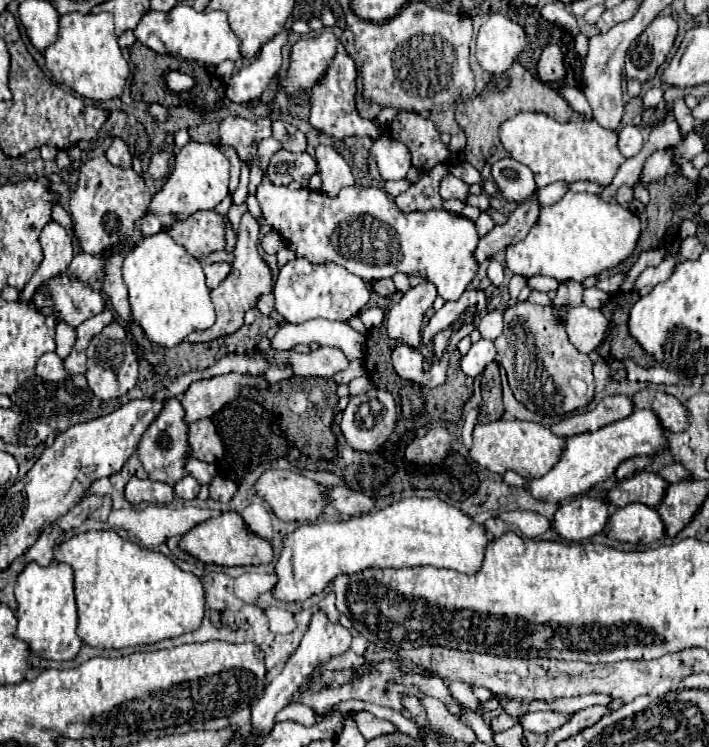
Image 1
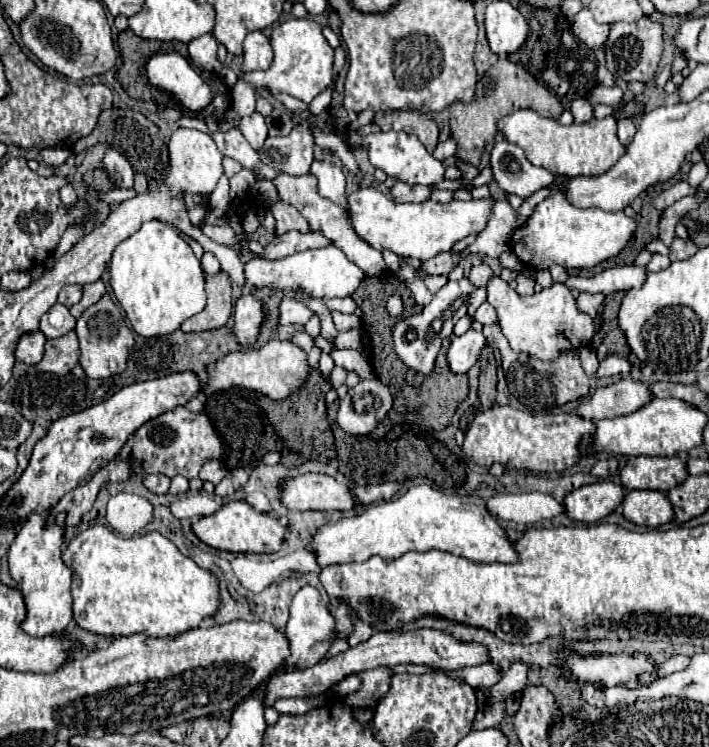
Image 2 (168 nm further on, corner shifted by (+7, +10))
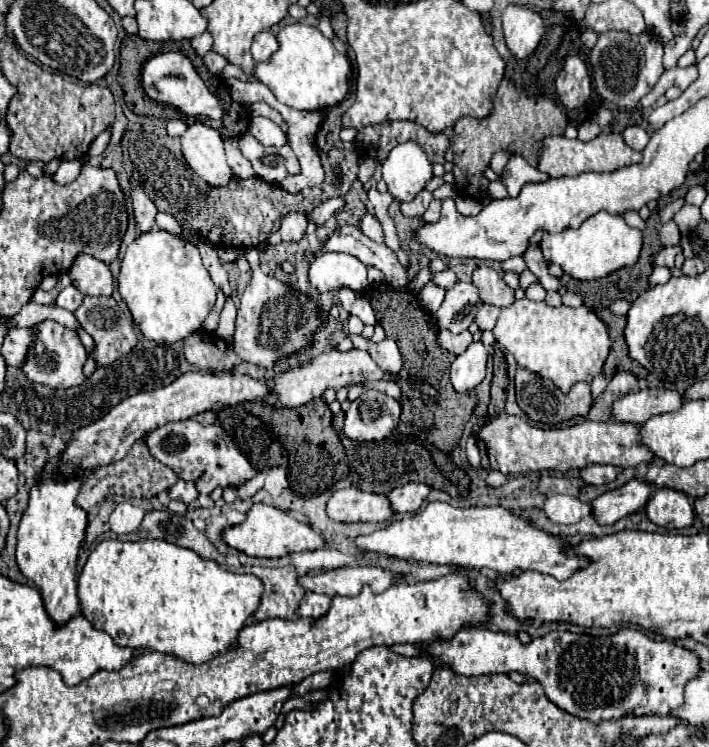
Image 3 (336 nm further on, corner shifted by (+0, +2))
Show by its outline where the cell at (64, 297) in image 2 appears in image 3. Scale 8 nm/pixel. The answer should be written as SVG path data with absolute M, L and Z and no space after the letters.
M68 285L68 287L64 287L64 289L60 291L60 295L56 297L56 305L74 313L74 311L82 305L82 299L84 299L84 295L82 295L76 287Z

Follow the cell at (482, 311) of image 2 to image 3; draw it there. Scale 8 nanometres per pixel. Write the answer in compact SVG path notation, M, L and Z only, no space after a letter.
M482 305L476 313L476 323L478 327L484 331L484 329L494 329L496 321L498 321L498 315L500 315L500 309L494 307L494 305Z

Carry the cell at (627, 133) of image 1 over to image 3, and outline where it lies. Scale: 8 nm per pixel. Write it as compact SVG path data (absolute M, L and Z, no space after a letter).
M638 125L628 127L622 135L624 135L626 145L632 147L632 149L636 149L636 151L642 151L642 149L648 145L648 139L650 139L650 135L646 133L646 129L642 129L642 127L638 127Z

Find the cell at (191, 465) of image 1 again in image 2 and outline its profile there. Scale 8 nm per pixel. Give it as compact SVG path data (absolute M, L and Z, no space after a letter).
M207 461L199 473L199 479L211 481L213 485L217 485L225 477L225 473L227 473L227 469L221 461Z

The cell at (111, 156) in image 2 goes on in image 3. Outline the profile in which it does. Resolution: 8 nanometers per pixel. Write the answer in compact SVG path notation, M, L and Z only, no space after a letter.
M132 181L132 209L134 209L134 219L136 219L136 229L138 233L146 233L154 229L154 215L156 215L156 205L152 199L140 189L138 181Z

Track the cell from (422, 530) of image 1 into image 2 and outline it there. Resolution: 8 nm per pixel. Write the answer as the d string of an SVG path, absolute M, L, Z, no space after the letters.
M429 485L411 487L393 501L369 505L355 517L343 517L337 523L323 525L313 535L311 549L317 553L321 567L333 563L367 561L373 555L397 559L409 551L447 551L475 563L515 563L517 549L505 529L489 513L485 499L475 495L443 495Z

